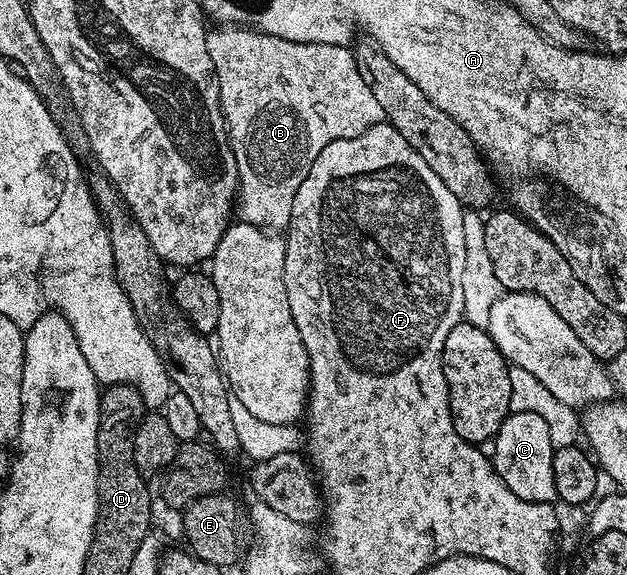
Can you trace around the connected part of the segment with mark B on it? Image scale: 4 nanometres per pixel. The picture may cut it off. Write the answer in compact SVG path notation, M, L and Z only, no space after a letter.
M220 25L208 31L206 49L214 63L216 70L216 80L218 81L218 97L220 98L220 112L224 115L224 125L228 132L228 146L231 147L236 162L236 178L238 180L238 215L245 223L252 223L256 227L271 229L280 233L285 230L290 221L290 209L294 205L294 193L298 193L298 185L306 177L310 165L330 145L330 141L335 139L349 139L358 137L366 133L375 123L384 119L382 105L374 98L374 93L370 93L370 85L362 81L362 73L356 65L356 56L347 46L322 45L321 43L299 43L298 41L286 41L282 37L274 37L262 33L259 29L252 31L248 27L241 25Z

